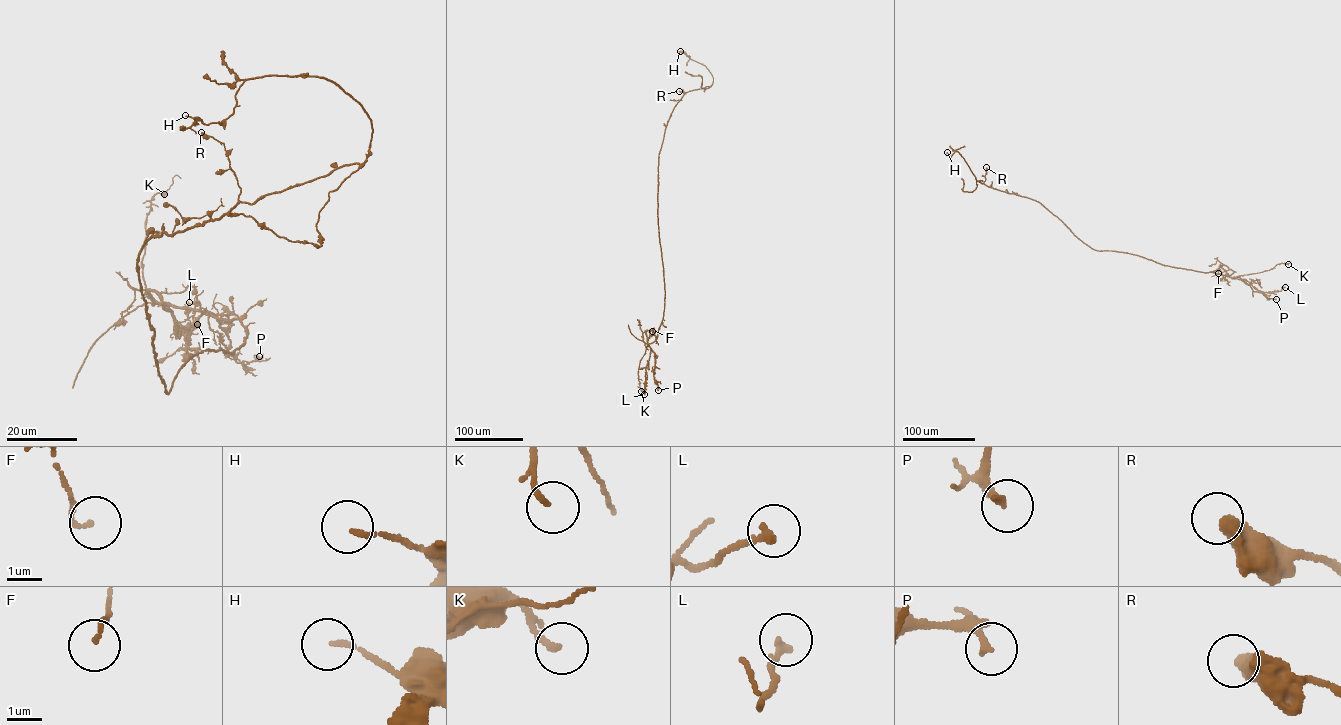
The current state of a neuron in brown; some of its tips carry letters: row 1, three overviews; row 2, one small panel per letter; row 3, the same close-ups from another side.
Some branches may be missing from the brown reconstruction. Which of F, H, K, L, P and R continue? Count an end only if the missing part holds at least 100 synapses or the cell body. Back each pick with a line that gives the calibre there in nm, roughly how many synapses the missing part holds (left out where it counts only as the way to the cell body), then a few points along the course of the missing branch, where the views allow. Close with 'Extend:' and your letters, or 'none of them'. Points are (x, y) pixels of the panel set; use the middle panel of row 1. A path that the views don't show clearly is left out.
Extend: none of them

